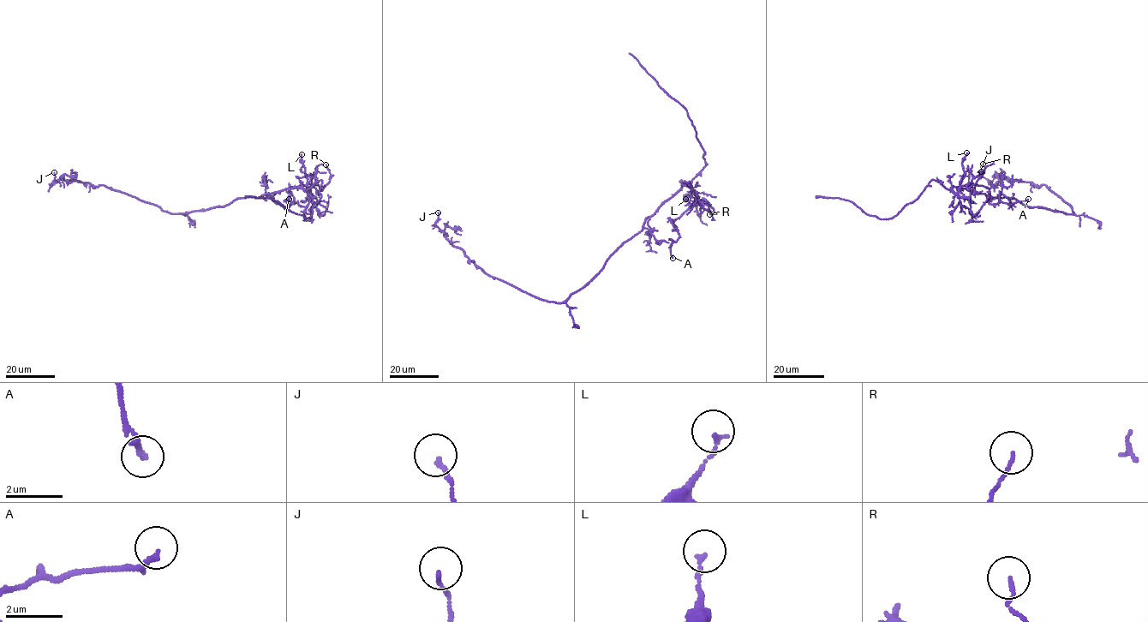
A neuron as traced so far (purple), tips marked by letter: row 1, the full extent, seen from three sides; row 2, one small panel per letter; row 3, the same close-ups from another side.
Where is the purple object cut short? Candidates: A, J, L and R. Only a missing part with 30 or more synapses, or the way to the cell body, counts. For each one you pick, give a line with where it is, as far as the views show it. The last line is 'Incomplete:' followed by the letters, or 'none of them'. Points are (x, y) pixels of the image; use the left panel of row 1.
Incomplete: none of them

